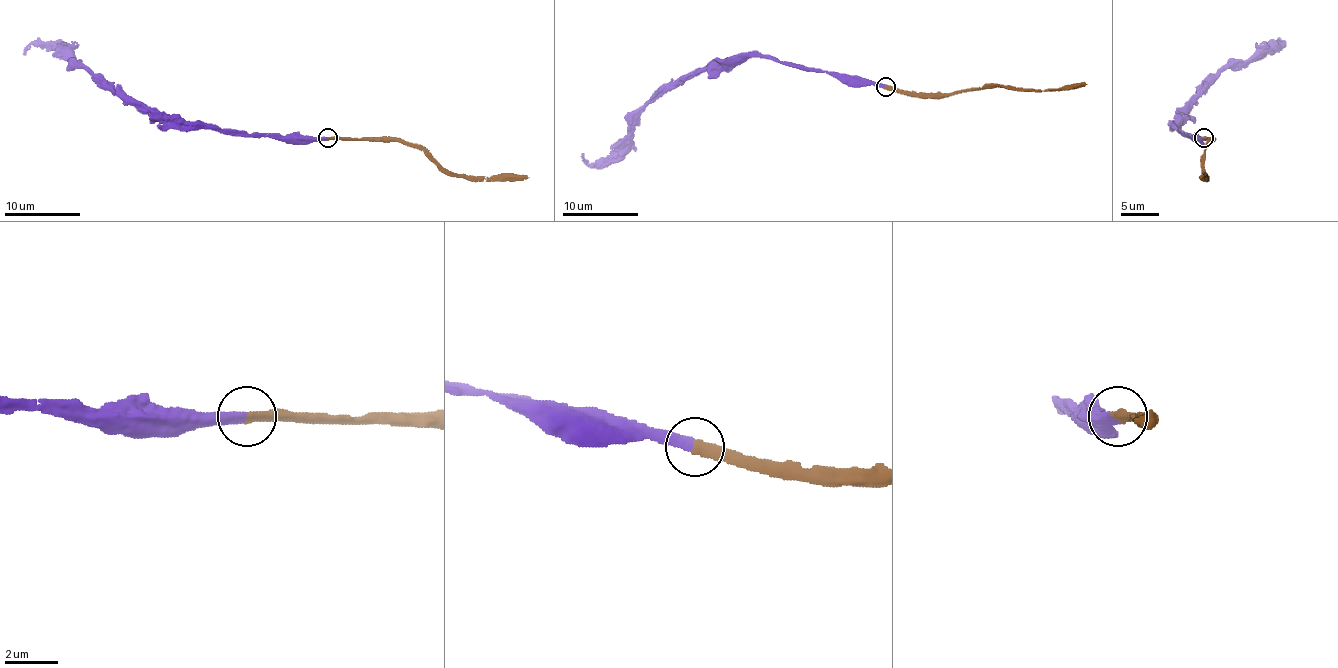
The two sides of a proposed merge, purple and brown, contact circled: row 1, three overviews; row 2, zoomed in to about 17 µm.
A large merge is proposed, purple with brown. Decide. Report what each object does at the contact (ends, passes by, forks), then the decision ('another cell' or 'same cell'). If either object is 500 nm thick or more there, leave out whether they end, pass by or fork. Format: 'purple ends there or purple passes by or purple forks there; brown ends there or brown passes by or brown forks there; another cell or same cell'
purple ends there; brown ends there; same cell

